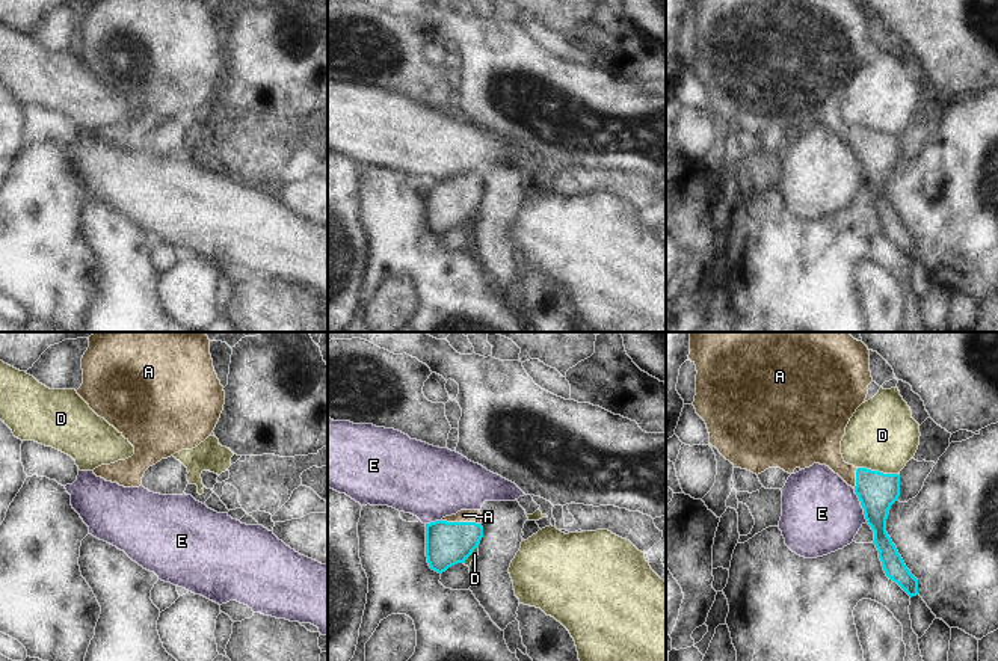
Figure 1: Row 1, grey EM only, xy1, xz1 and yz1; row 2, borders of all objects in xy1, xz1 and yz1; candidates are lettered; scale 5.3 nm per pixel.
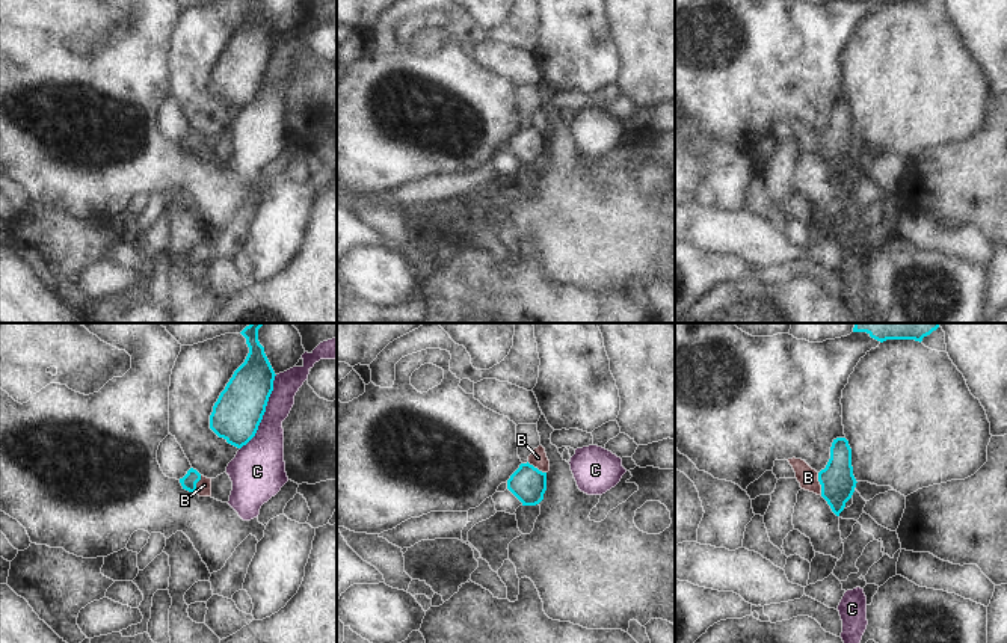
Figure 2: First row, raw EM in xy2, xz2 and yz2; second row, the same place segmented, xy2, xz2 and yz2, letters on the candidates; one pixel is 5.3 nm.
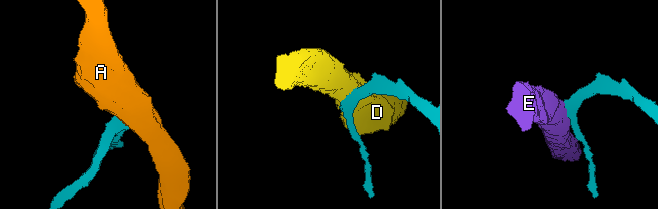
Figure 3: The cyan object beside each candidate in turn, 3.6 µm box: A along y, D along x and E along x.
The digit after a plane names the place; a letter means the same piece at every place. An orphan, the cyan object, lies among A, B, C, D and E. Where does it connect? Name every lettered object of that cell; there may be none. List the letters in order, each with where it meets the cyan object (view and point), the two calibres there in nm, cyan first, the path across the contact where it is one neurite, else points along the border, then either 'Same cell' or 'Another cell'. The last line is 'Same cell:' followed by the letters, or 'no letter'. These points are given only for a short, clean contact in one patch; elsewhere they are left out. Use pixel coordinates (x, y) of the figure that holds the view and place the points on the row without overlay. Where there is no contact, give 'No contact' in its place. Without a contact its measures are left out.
A: Touches cyan at xz1 (461, 184). Thickness 240 nm (cyan) against 60 nm. Path across: xz1 (447, 205), (461, 192), (461, 184), (464, 177). Same cell
B: Touches cyan at yz2 (820, 145). Thickness 180 nm (cyan) against 110 nm. Boundary: yz2 (817, 135), (822, 156). Another cell
C: Touches cyan at xy2 (264, 73). Thickness 260 nm (cyan) against 220 nm. Boundary: xy2 (277, 36), (258, 91), (240, 110). Another cell
D: Touches cyan at yz1 (877, 133). Thickness 200 nm (cyan) against 380 nm. Another cell
E: Touches cyan at yz1 (861, 166). Thickness 200 nm (cyan) against 420 nm. Boundary: yz1 (853, 151), (867, 183). Another cell
Same cell: A.

